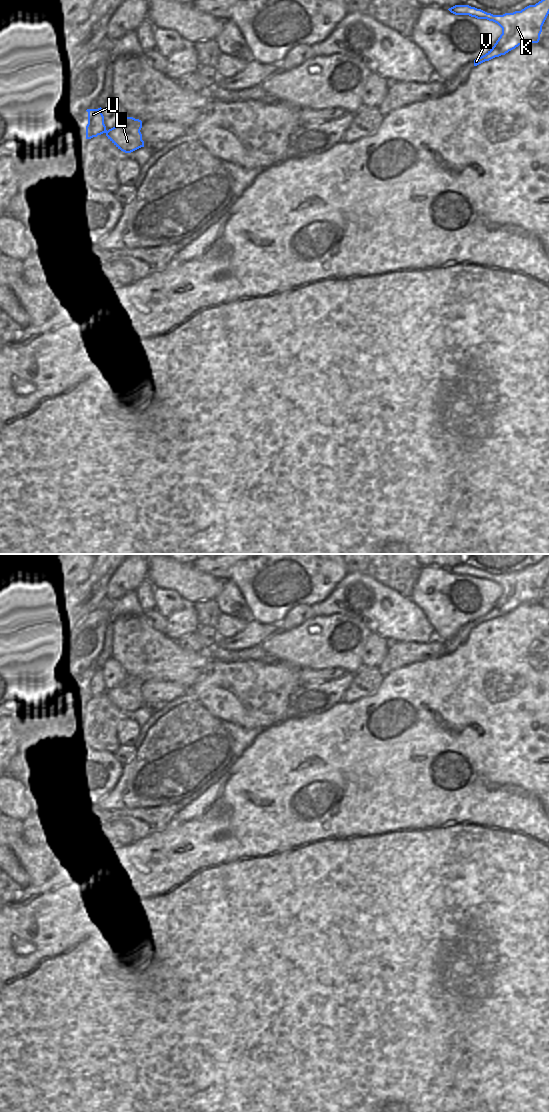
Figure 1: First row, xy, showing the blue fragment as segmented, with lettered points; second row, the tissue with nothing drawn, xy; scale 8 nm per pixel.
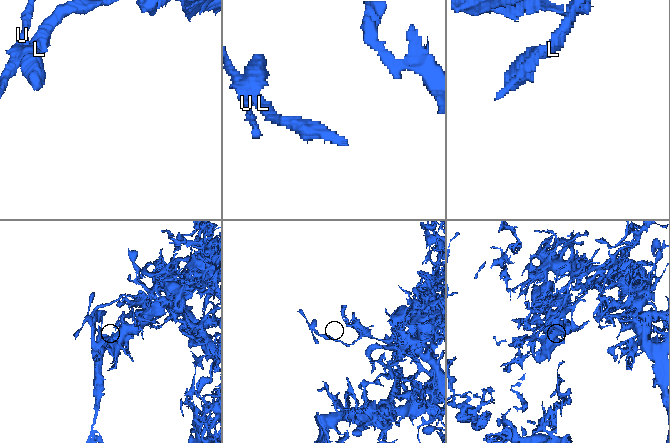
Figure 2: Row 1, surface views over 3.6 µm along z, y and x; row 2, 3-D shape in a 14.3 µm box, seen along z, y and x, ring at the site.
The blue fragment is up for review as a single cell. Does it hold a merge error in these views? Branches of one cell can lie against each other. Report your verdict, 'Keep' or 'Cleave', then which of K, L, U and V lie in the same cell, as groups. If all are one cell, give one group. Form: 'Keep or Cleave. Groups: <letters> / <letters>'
Cleave. Groups: K L V / U.

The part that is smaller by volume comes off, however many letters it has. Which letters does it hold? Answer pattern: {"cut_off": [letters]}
{"cut_off": ["U"]}

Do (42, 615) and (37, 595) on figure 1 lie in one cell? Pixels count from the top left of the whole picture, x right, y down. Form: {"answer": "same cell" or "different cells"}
{"answer": "same cell"}

